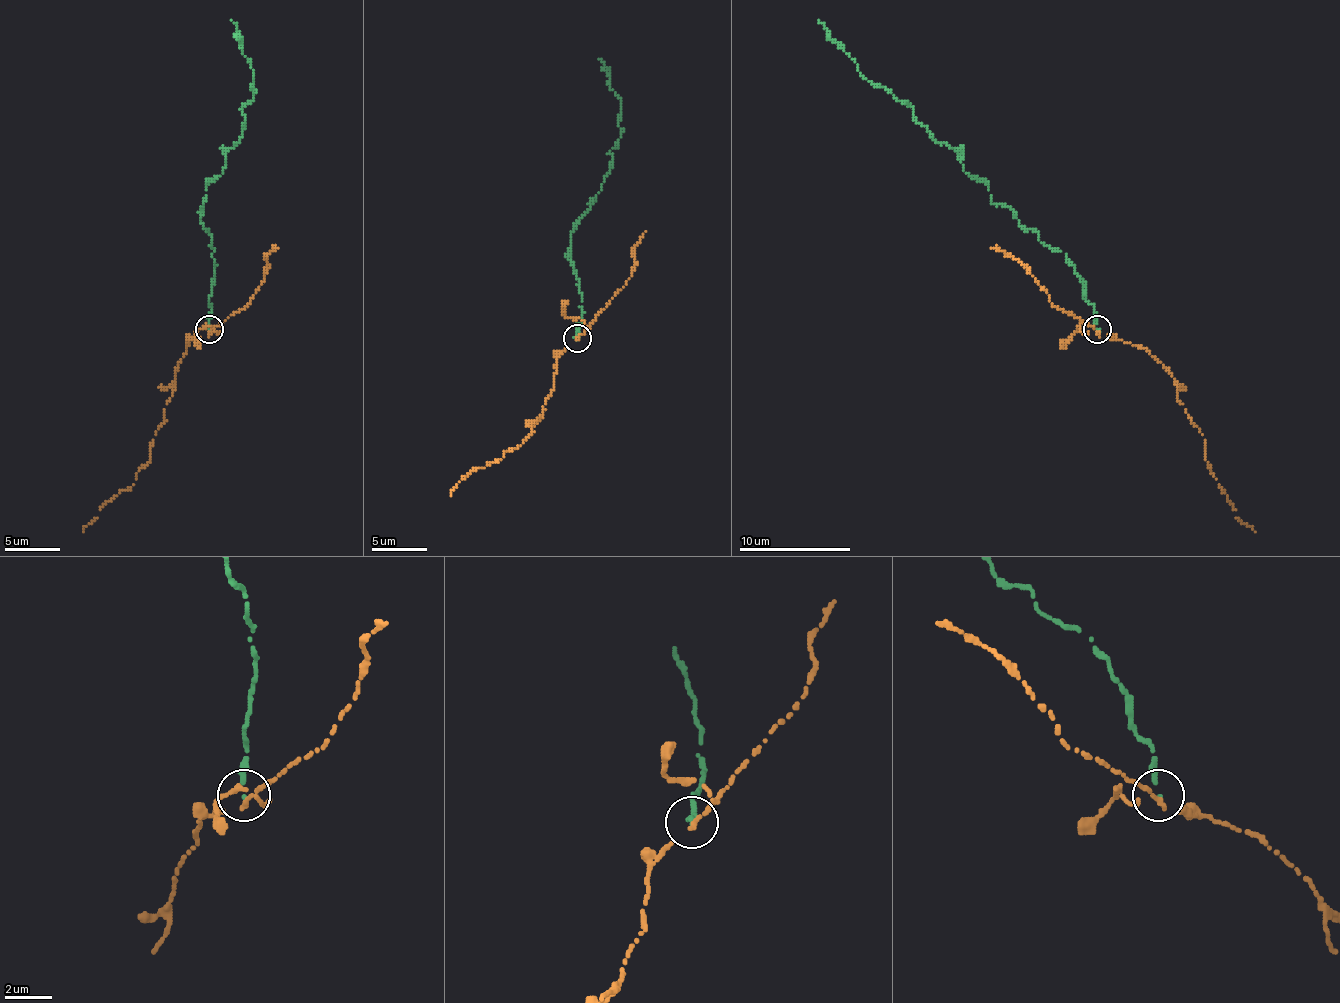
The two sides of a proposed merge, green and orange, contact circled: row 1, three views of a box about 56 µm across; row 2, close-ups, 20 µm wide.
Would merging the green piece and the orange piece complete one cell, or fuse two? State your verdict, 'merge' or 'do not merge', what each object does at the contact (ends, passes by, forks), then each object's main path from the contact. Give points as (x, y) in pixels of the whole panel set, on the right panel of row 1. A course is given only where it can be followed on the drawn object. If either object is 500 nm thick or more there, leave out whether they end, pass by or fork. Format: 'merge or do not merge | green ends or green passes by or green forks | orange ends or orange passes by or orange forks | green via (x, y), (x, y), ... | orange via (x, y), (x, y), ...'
do not merge | green ends | orange ends | green via (1097, 329), (1066, 254), (994, 203), (957, 153), (910, 106), (874, 87), (818, 20) | orange via (1097, 331), (1099, 337), (1141, 345), (1177, 382), (1177, 398), (1205, 440), (1205, 459), (1236, 518), (1255, 532)

